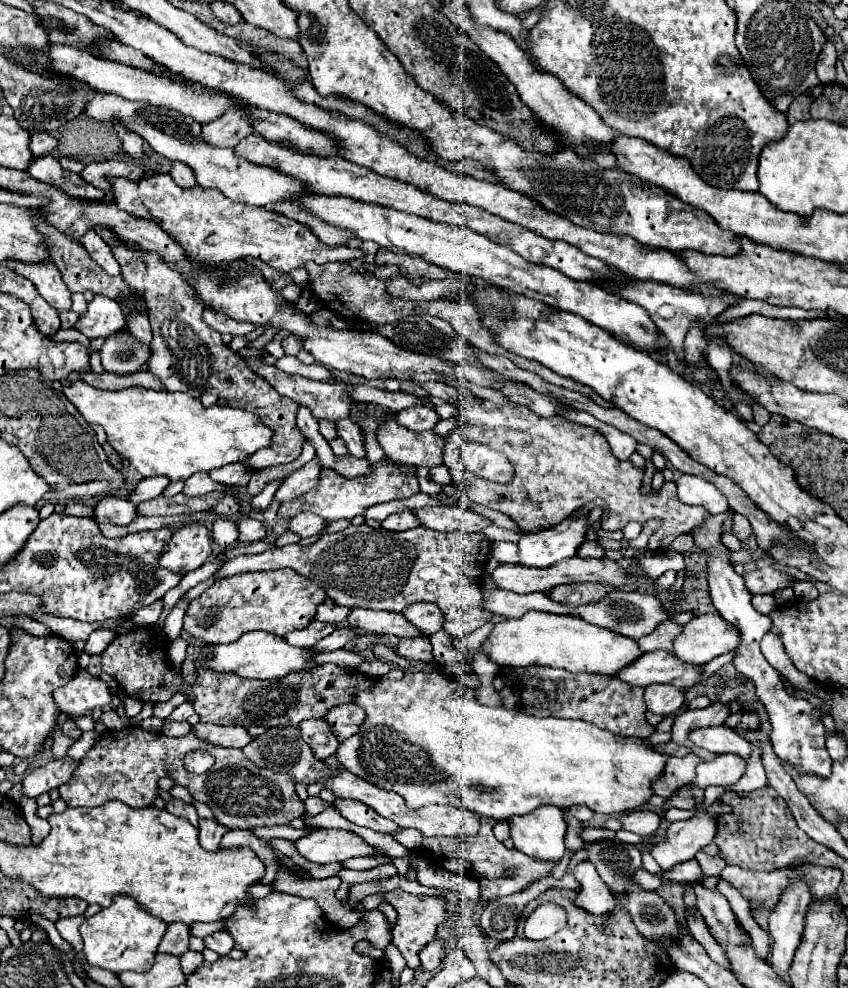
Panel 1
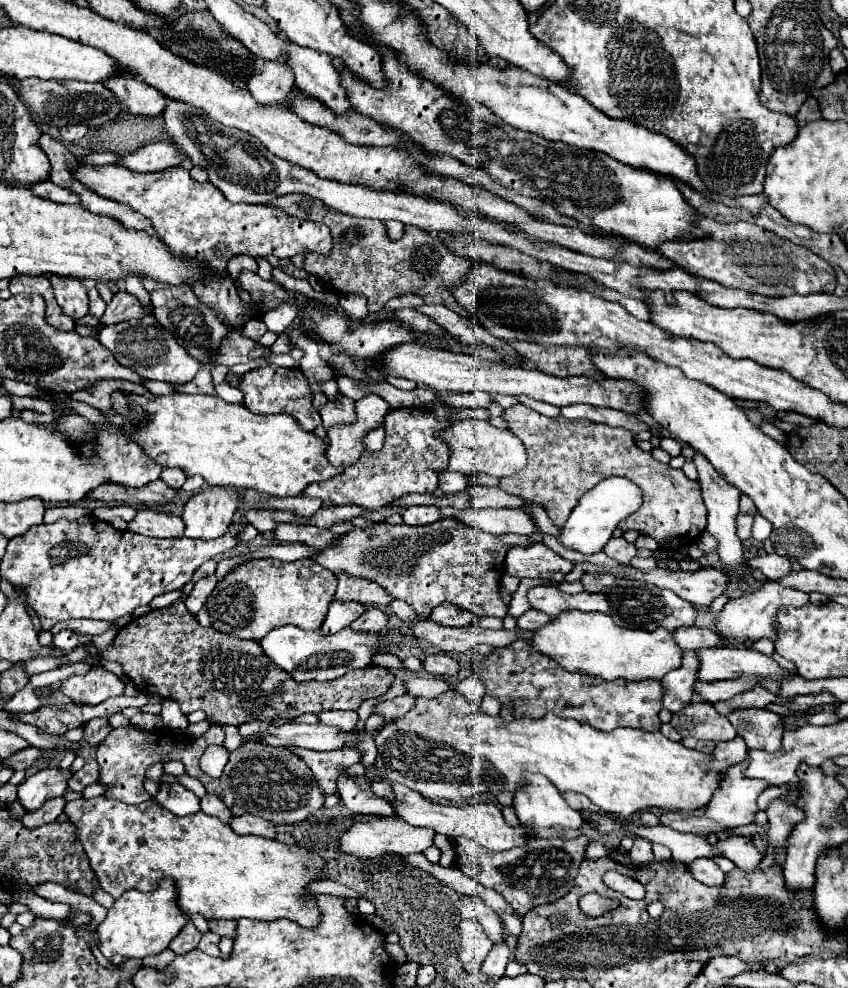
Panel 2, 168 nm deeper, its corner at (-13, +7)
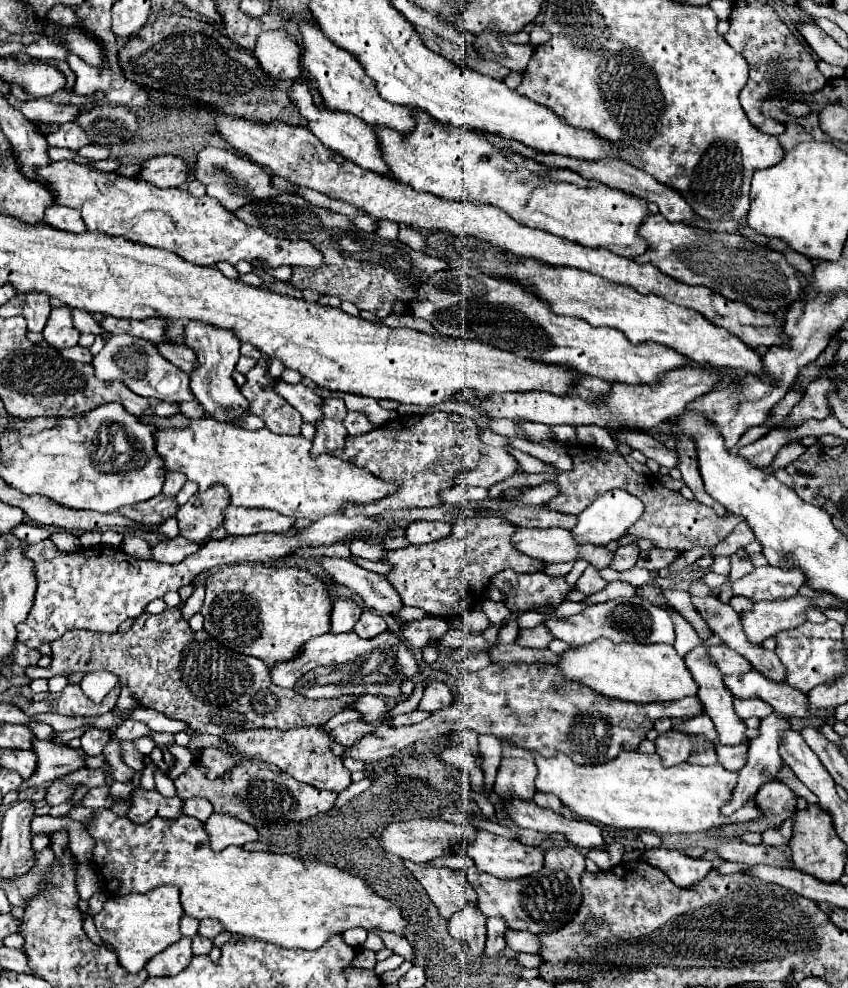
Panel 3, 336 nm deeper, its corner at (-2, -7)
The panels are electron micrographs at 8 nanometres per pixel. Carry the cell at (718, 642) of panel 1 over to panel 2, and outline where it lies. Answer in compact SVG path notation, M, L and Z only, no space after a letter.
M765 581L757 591L745 595L745 597L739 597L739 599L731 599L725 609L719 613L719 623L717 623L717 633L725 639L725 641L731 641L731 643L743 643L745 639L761 639L761 637L769 637L769 639L775 639L775 627L773 627L773 619L779 611L781 605L789 605L793 603L795 607L801 607L809 601L809 595L803 593L803 591L797 591L797 589L789 589L789 587L783 587L781 583L775 583L775 581Z

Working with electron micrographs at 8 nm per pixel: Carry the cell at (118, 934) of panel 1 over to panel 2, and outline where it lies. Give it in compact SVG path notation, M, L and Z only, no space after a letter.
M165 877L165 881L159 881L157 889L149 893L131 889L119 899L115 899L105 921L97 927L101 937L99 949L115 965L121 965L127 959L143 959L147 955L157 955L167 949L171 939L179 935L185 923L187 917L177 905L177 891L173 889L173 879Z

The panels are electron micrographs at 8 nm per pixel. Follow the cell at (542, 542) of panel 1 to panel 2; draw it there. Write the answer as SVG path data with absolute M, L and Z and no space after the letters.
M609 477L601 481L597 487L593 487L589 493L585 493L585 497L581 497L569 521L561 529L559 543L567 549L575 549L585 555L599 553L605 547L605 543L613 537L613 531L617 529L617 525L625 517L633 515L639 507L641 507L641 489L625 477Z

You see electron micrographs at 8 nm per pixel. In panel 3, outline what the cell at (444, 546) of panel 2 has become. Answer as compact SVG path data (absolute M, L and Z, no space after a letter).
M498 517L462 519L454 525L448 537L434 543L386 551L380 561L392 565L392 571L386 573L386 579L394 585L404 605L420 607L426 615L456 619L474 609L484 599L488 583L498 571L514 569L518 573L536 573L544 569L542 561L510 547L512 533L514 525Z

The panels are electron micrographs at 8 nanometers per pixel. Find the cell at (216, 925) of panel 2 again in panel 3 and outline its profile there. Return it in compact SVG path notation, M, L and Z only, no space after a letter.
M204 919L200 921L200 927L198 927L198 935L200 937L206 937L206 939L214 939L218 933L222 933L222 925L214 919Z

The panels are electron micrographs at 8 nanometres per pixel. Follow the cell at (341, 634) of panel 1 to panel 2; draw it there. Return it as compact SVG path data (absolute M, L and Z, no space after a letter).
M369 607L355 623L351 623L351 629L379 633L387 627L387 619L389 619L389 615L385 611L381 611L379 607Z

